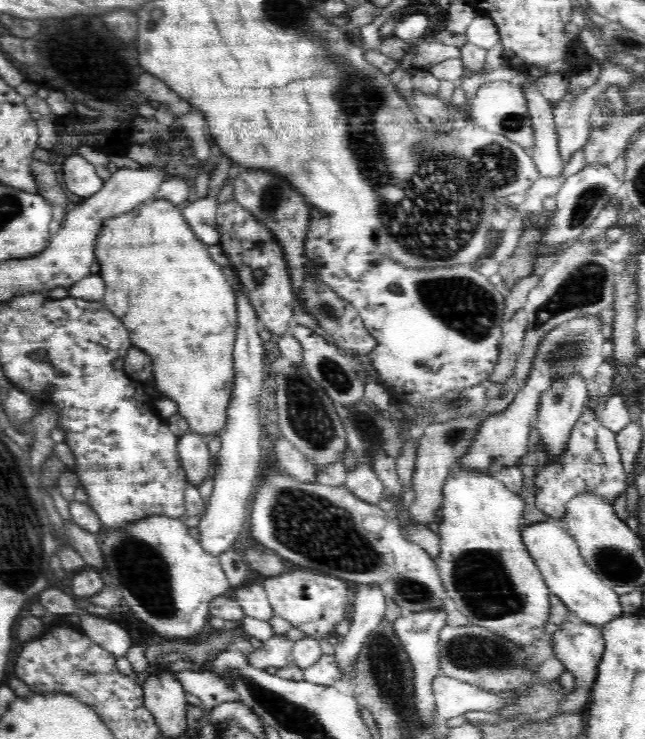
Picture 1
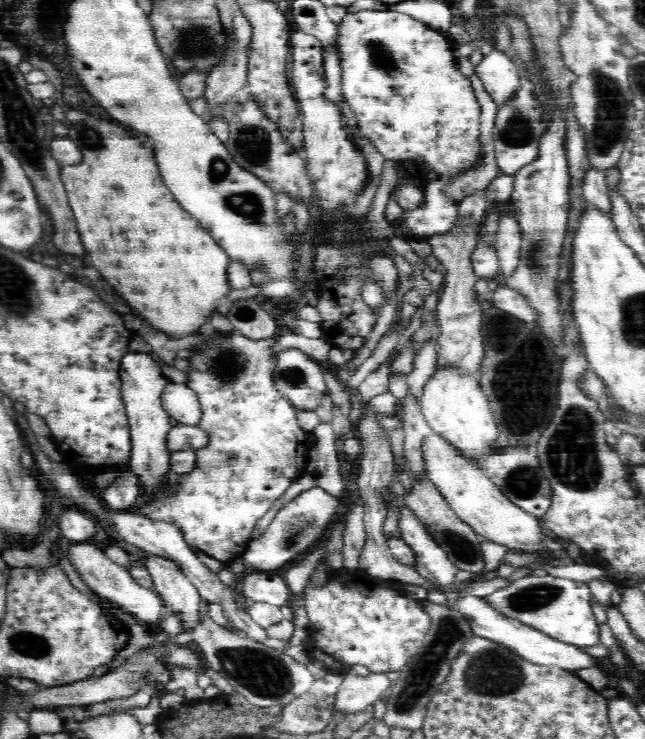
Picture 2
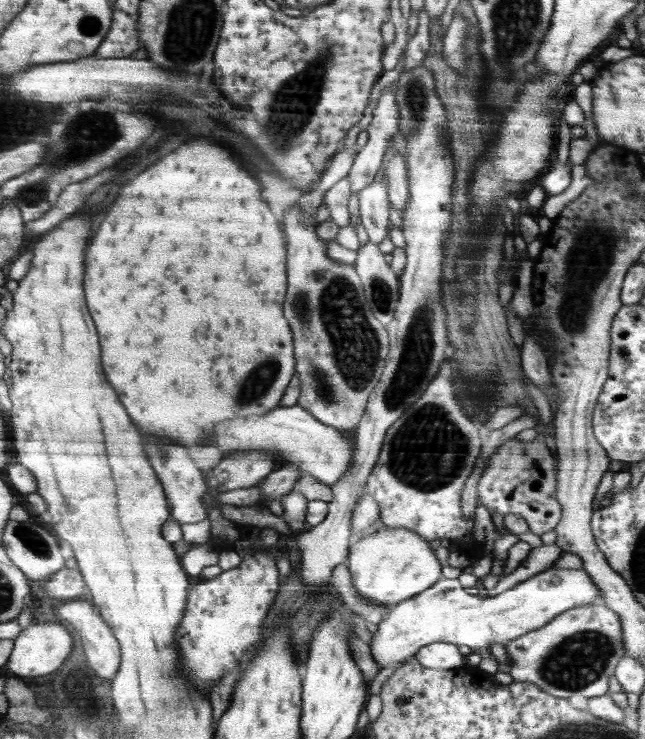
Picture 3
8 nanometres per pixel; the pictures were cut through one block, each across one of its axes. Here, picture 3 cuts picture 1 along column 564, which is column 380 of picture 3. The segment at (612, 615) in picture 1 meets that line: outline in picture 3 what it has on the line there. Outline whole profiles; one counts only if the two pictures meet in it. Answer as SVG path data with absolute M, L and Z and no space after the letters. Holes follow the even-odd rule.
M388 528L376 530L375 533L362 536L354 544L348 548L348 557L346 565L349 568L353 587L362 598L367 598L374 604L385 604L388 607L398 605L399 602L407 601L409 598L415 597L417 594L430 588L440 579L440 568L434 552L430 550L430 540L423 535L416 534L414 530L407 528Z

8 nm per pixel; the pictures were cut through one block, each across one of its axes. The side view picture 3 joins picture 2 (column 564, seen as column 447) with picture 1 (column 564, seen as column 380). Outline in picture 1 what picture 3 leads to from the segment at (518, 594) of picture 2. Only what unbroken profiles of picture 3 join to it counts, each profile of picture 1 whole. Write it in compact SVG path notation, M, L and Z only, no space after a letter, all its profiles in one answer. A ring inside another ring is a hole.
M568 620L559 624L559 629L551 636L553 658L559 660L565 670L569 670L575 677L575 686L568 697L558 702L558 713L576 713L582 710L582 706L589 702L590 692L597 680L597 670L601 661L605 644L601 627L590 625L580 620Z

